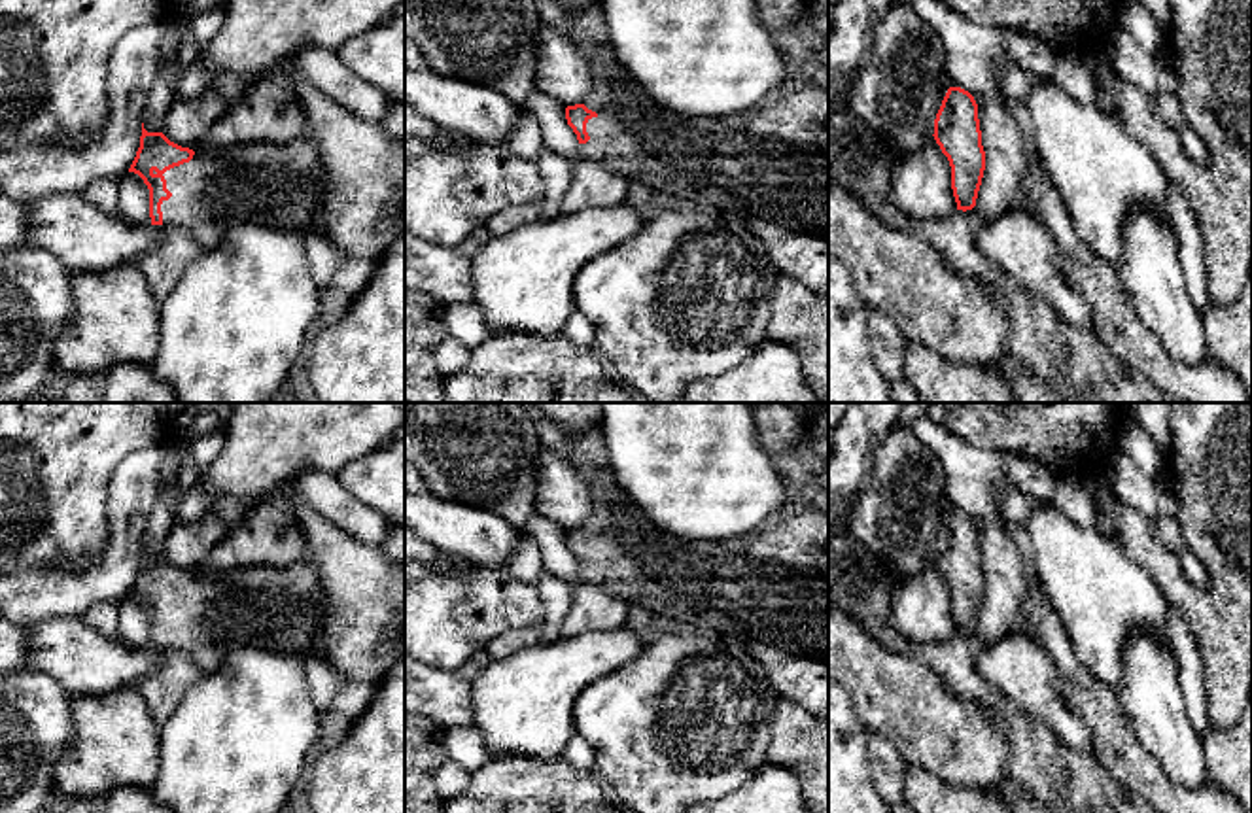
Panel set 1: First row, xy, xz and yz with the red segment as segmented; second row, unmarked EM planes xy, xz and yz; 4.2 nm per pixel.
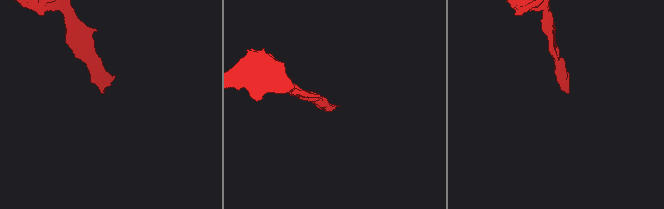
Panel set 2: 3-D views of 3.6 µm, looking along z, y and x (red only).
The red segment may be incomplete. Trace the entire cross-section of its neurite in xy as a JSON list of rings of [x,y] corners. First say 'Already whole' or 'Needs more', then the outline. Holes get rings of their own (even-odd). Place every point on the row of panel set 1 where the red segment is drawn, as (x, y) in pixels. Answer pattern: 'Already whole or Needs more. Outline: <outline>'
Needs more. Outline: [[[142,123],[140,147],[129,168],[149,189],[151,225],[185,227],[206,251],[221,244],[225,233],[238,223],[265,223],[282,229],[310,233],[314,216],[325,210],[325,166],[320,147],[306,134],[287,144],[246,142],[229,147],[193,151],[170,142],[163,132],[148,132]]]

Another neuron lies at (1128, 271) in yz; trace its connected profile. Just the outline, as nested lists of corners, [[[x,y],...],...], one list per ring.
[[[1137,208],[1123,234],[1125,253],[1116,268],[1131,306],[1174,361],[1203,363],[1209,359],[1203,316],[1188,293],[1176,233]]]

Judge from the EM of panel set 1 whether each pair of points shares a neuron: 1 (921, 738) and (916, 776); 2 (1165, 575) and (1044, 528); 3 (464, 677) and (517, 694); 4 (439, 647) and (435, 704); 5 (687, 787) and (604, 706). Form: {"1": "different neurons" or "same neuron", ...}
{"1": "different neurons", "2": "different neurons", "3": "different neurons", "4": "different neurons", "5": "same neuron"}

